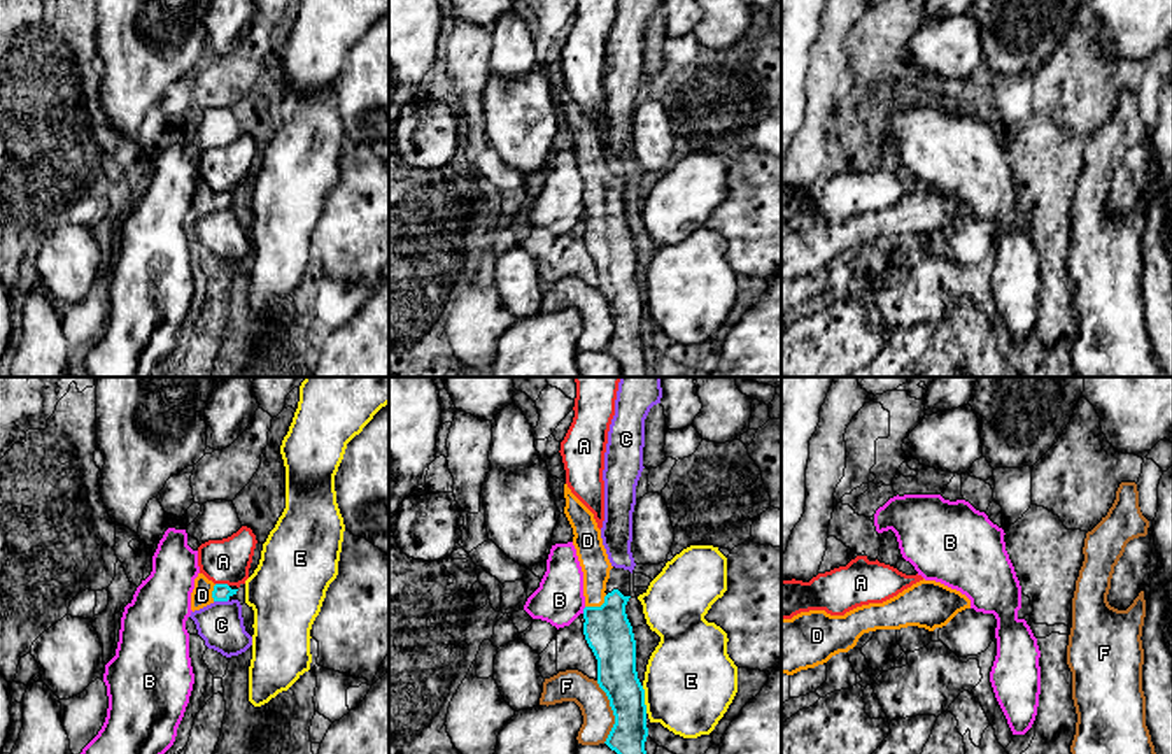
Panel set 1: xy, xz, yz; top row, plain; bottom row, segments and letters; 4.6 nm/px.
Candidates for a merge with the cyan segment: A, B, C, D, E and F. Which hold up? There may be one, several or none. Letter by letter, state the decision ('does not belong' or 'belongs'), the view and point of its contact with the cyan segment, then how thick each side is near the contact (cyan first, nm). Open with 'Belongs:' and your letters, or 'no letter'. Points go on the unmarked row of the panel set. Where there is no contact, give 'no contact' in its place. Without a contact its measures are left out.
Belongs: D
A: does not belong | xy (223, 192) | 80/200 nm
B: does not belong | xz (584, 218) | 220/220 nm
C: does not belong | xy (221, 207) | 80/200 nm
D: belongs | xz (598, 214) | 220/130 nm
E: does not belong | xz (643, 307) | 180/420 nm
F: does not belong | xz (614, 320) | 180/140 nm

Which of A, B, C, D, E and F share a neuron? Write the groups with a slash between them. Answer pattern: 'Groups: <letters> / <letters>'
Groups: A / B / C / D / E / F

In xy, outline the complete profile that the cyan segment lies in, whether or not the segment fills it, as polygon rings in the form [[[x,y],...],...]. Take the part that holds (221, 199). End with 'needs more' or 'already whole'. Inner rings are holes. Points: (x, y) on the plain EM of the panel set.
[[[198,181],[191,200],[191,217],[200,217],[214,209],[228,209],[237,198],[228,191],[214,191],[203,181]]]; needs more

